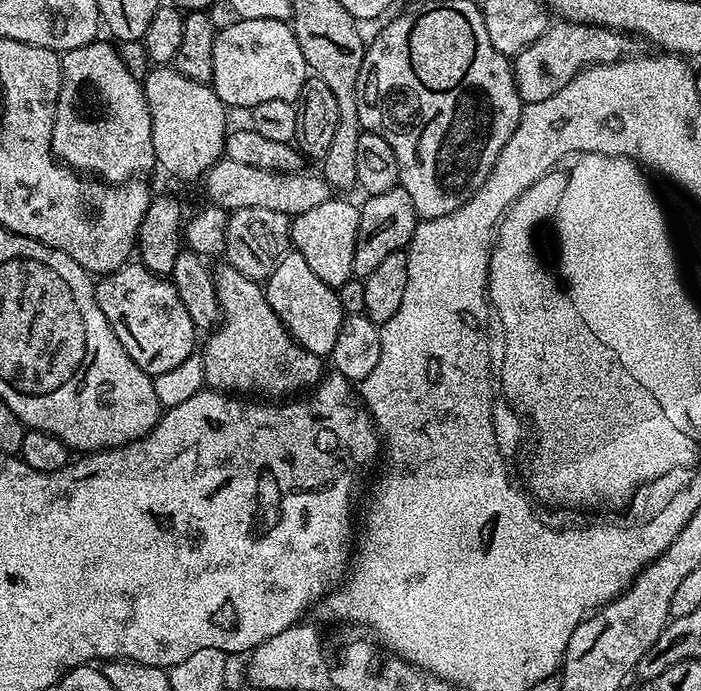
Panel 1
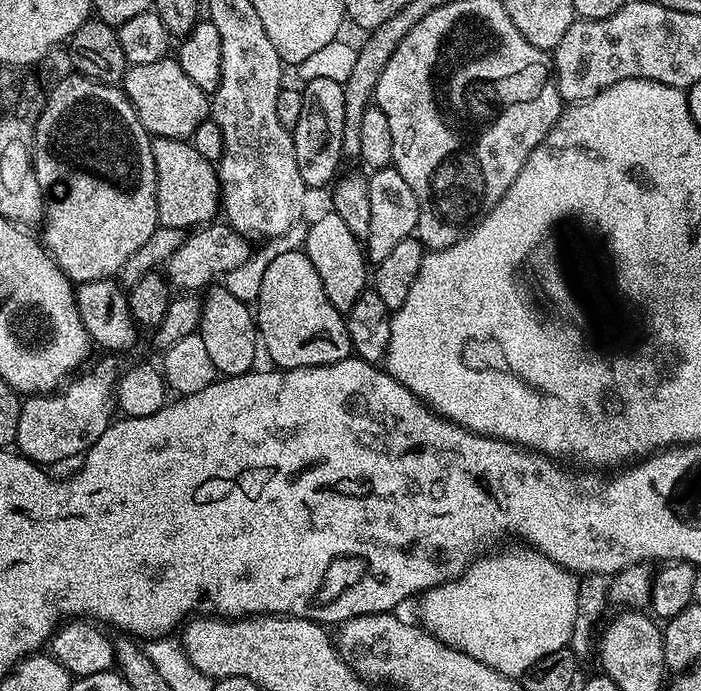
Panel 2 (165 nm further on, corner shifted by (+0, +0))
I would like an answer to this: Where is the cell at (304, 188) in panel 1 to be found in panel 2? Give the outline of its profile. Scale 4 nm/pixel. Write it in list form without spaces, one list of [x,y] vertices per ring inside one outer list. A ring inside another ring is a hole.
[[[165,136],[153,139],[152,153],[156,159],[156,219],[159,227],[192,230],[207,225],[215,212],[217,215],[220,205],[218,172],[213,161],[202,158],[188,140],[171,140]]]

